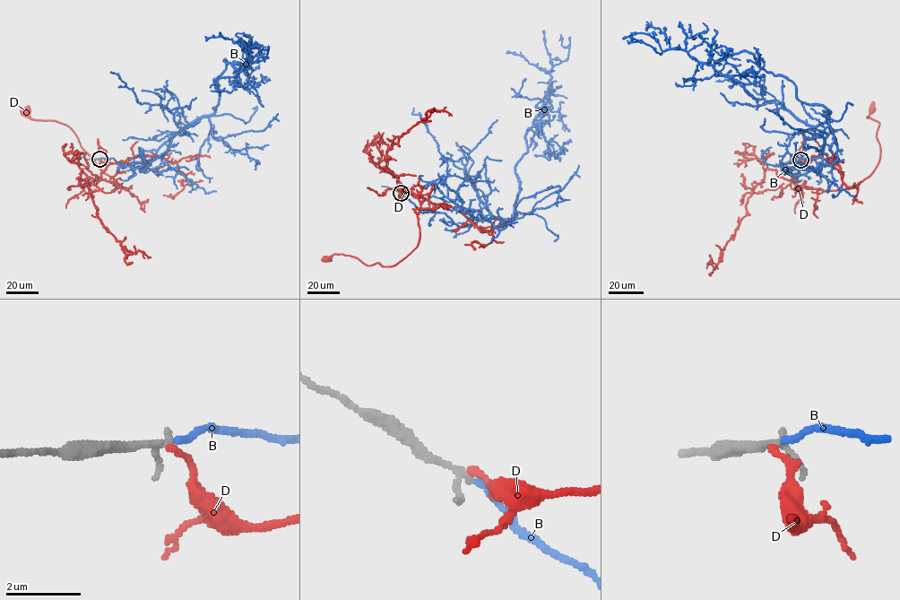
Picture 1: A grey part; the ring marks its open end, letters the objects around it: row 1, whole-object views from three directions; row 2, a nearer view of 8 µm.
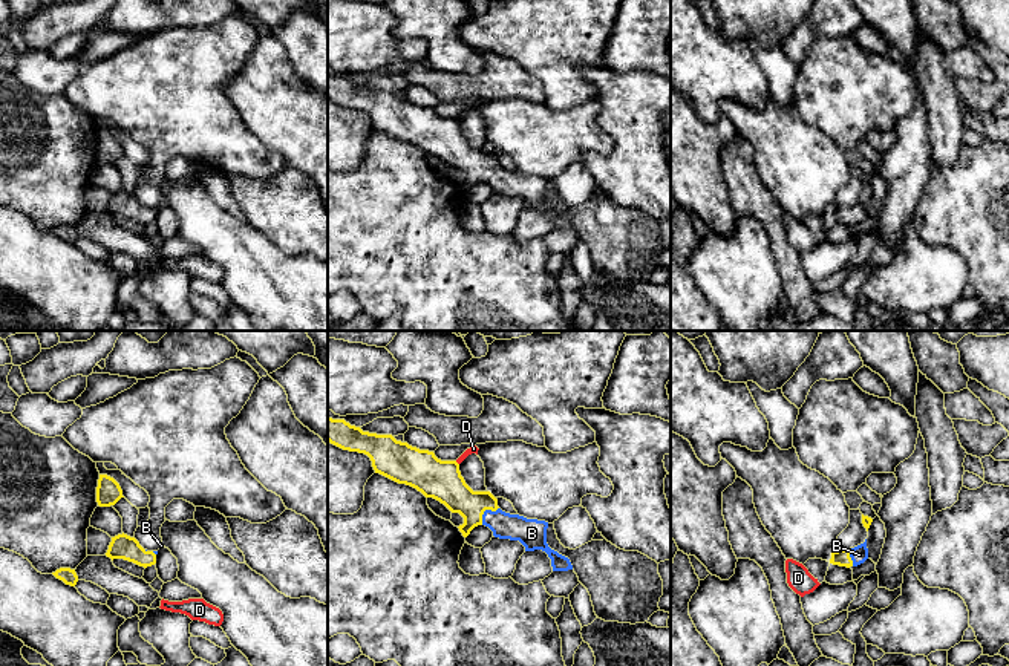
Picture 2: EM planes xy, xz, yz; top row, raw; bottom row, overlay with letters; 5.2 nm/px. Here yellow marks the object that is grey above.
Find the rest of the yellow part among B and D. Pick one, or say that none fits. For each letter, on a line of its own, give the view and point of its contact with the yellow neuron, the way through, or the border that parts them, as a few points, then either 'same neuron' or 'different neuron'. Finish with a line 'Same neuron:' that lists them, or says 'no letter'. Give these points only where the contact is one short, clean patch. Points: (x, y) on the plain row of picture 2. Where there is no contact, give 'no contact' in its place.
B: xz (484, 167) | across xz (444, 141), (469, 161), (484, 167), (504, 182) | same neuron
D: xz (457, 120) | along xz (455, 118), (458, 121) | different neuron
Same neuron: B

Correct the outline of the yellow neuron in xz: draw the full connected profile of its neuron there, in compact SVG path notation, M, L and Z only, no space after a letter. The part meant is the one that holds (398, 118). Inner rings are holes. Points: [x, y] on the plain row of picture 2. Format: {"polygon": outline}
{"polygon": "M328 75L328 98L343 107L367 112L375 130L410 142L452 170L459 170L464 181L458 185L464 194L475 184L485 182L495 194L519 198L525 208L545 208L553 228L573 227L568 214L548 204L548 179L502 168L490 149L473 149L465 141L456 118L441 118L433 109L397 98L392 92L363 89L344 77Z"}

